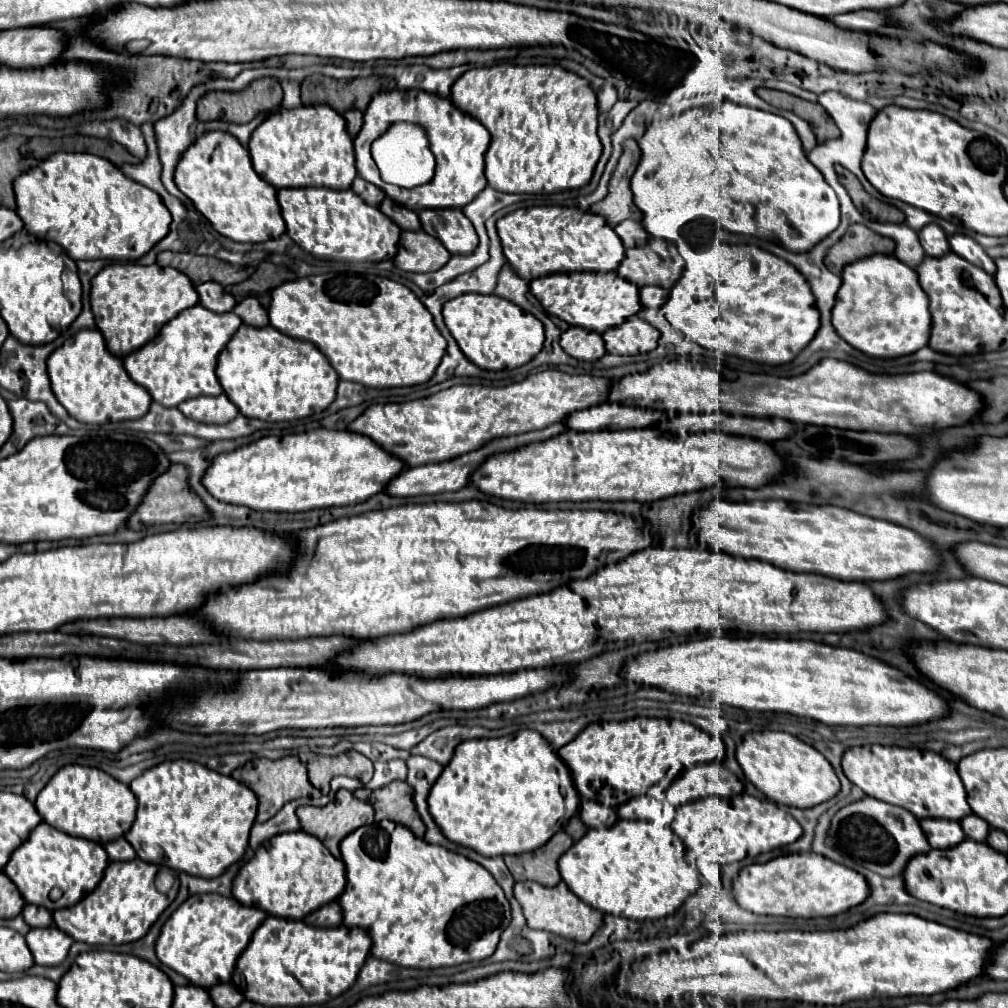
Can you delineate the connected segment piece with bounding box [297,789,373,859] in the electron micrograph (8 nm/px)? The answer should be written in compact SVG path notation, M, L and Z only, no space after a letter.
M343 789L339 791L337 803L329 803L325 807L299 807L297 817L301 821L301 829L321 839L321 843L339 859L341 839L351 831L373 823L373 807Z

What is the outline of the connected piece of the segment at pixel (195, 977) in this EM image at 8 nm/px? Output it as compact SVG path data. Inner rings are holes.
M219 893L191 895L165 921L157 939L157 957L161 959L161 963L185 975L199 987L209 989L209 985L229 983L239 955L249 945L253 931L265 919L265 911L247 907L233 897L223 897Z

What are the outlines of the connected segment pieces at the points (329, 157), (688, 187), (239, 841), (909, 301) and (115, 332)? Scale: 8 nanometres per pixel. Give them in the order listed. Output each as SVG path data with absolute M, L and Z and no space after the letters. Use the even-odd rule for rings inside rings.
M329 105L277 109L267 117L249 139L253 169L273 187L329 187L349 189L355 171L353 139L345 129L345 119Z
M723 101L721 107L713 107L713 109L689 109L681 115L673 115L669 119L661 119L649 125L649 129L645 131L645 135L639 139L639 147L643 151L641 161L637 165L637 171L631 177L631 191L633 191L633 201L635 205L643 211L643 227L653 235L653 237L661 237L665 241L673 241L679 243L685 239L685 229L687 223L697 221L697 219L711 219L715 221L719 227L731 231L731 233L743 233L743 235L753 235L759 239L769 239L775 241L777 245L789 249L789 251L809 251L813 249L813 245L817 245L817 241L825 239L829 233L833 233L839 225L839 201L835 191L831 189L831 185L827 185L827 181L823 179L821 171L807 159L801 141L793 129L793 125L775 113L767 113L761 109L751 109L751 107L743 107L731 101Z
M179 759L165 761L147 769L143 775L131 781L129 787L139 801L139 809L133 827L125 833L125 839L133 845L139 859L167 865L195 877L219 877L245 853L249 831L257 815L257 797L247 785L235 781L233 777L225 777L199 763Z
M871 255L843 267L843 283L833 307L833 327L839 337L869 357L911 355L925 347L929 339L929 299L911 267L893 255Z
M113 263L101 269L91 281L95 323L105 337L107 349L117 357L125 357L155 339L167 321L177 317L183 309L193 307L197 301L199 297L191 279L173 267Z

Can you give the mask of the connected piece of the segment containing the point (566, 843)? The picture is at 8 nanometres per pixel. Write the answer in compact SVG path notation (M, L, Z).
M559 831L549 839L549 843L545 843L541 849L535 849L533 853L505 855L505 863L515 881L531 879L545 887L555 887L561 881L557 861L565 851L571 849L571 845L573 839L565 831Z

